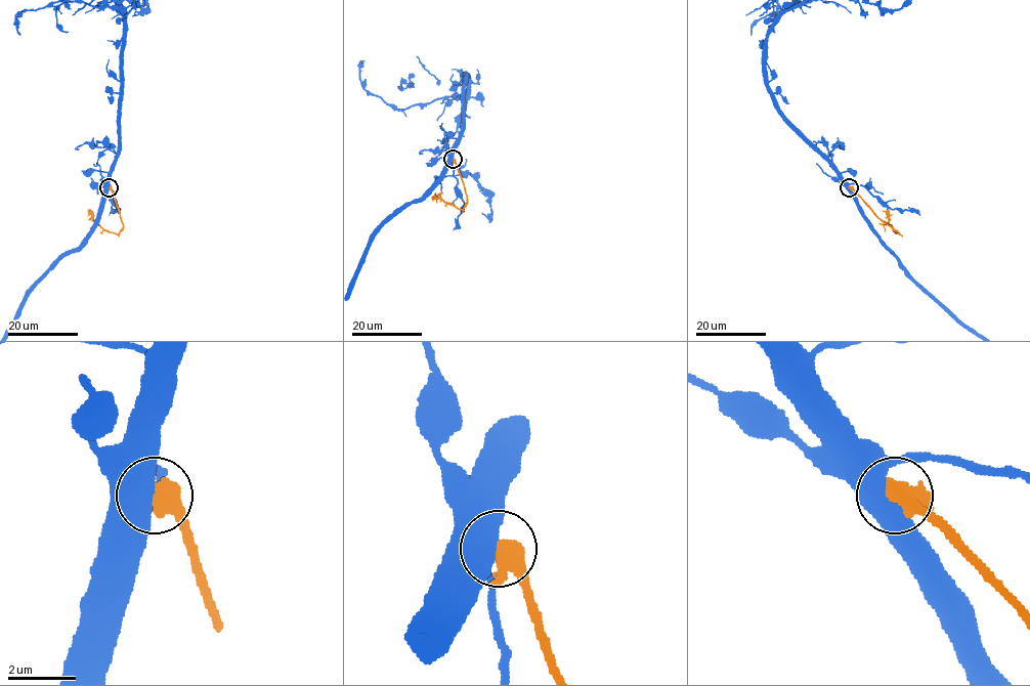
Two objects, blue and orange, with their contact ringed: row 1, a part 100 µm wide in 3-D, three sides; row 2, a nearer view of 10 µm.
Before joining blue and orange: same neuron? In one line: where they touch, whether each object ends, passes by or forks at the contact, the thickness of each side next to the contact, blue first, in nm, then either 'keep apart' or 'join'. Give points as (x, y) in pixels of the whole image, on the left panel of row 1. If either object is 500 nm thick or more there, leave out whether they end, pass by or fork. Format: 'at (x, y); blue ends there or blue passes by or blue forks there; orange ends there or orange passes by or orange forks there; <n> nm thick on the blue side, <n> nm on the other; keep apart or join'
at (109, 187); 700 nm thick on the blue side, 650 nm on the other; keep apart

